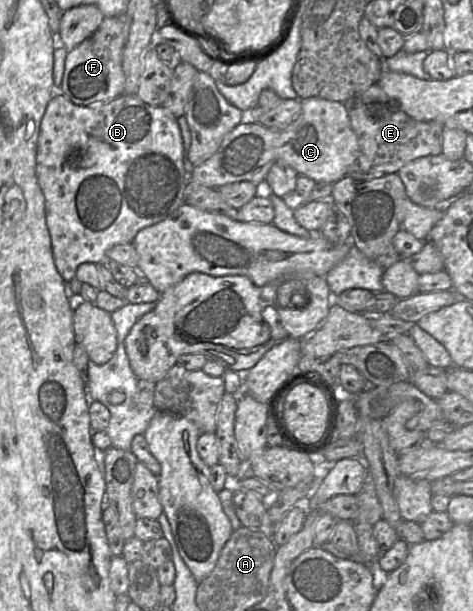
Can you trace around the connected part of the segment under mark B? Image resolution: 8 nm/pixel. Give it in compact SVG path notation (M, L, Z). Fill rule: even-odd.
M60 88L52 97L42 118L37 142L36 176L45 199L46 224L51 237L55 266L65 282L75 278L76 270L84 262L107 265L107 251L115 245L132 243L143 228L159 223L185 203L185 188L189 174L183 164L183 145L177 119L162 106L146 104L135 94L120 95L99 105L78 106L62 94Z

